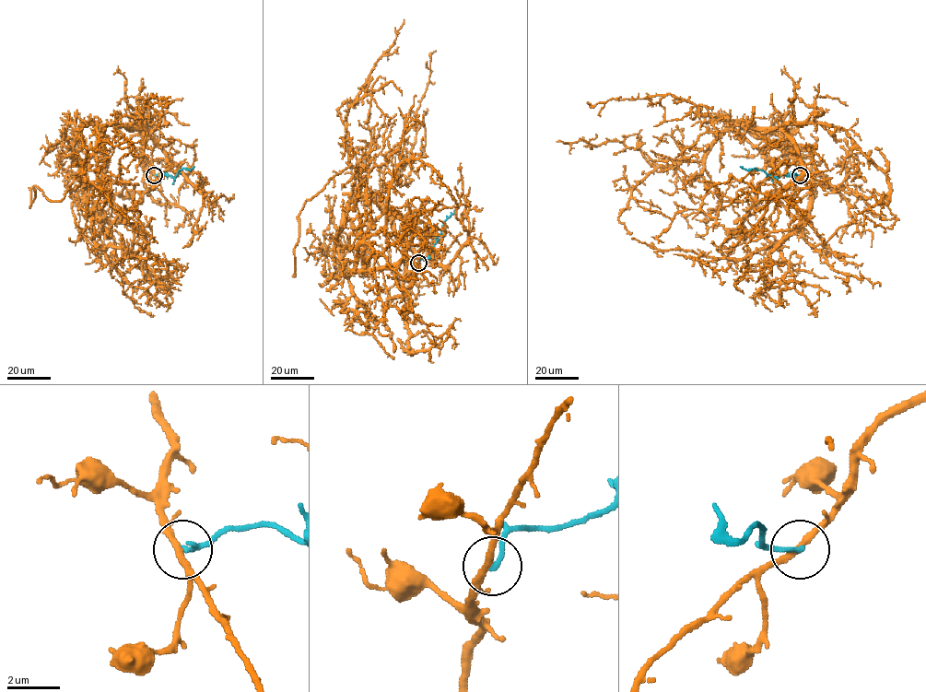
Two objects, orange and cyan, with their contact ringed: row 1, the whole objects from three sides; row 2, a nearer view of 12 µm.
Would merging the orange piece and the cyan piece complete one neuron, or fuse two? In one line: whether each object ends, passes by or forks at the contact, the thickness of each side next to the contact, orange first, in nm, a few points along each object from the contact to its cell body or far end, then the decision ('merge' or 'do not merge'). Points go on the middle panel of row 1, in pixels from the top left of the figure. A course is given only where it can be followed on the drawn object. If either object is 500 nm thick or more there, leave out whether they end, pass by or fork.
orange passes by; cyan ends there; 240 nm thick on the orange side, 190 nm on the other; orange runs (418, 263), (416, 275), (418, 258), (369, 195), (351, 202), (336, 245), (349, 273), (385, 224), (416, 95); cyan runs (418, 263), (428, 257), (443, 223), (459, 203); do not merge

